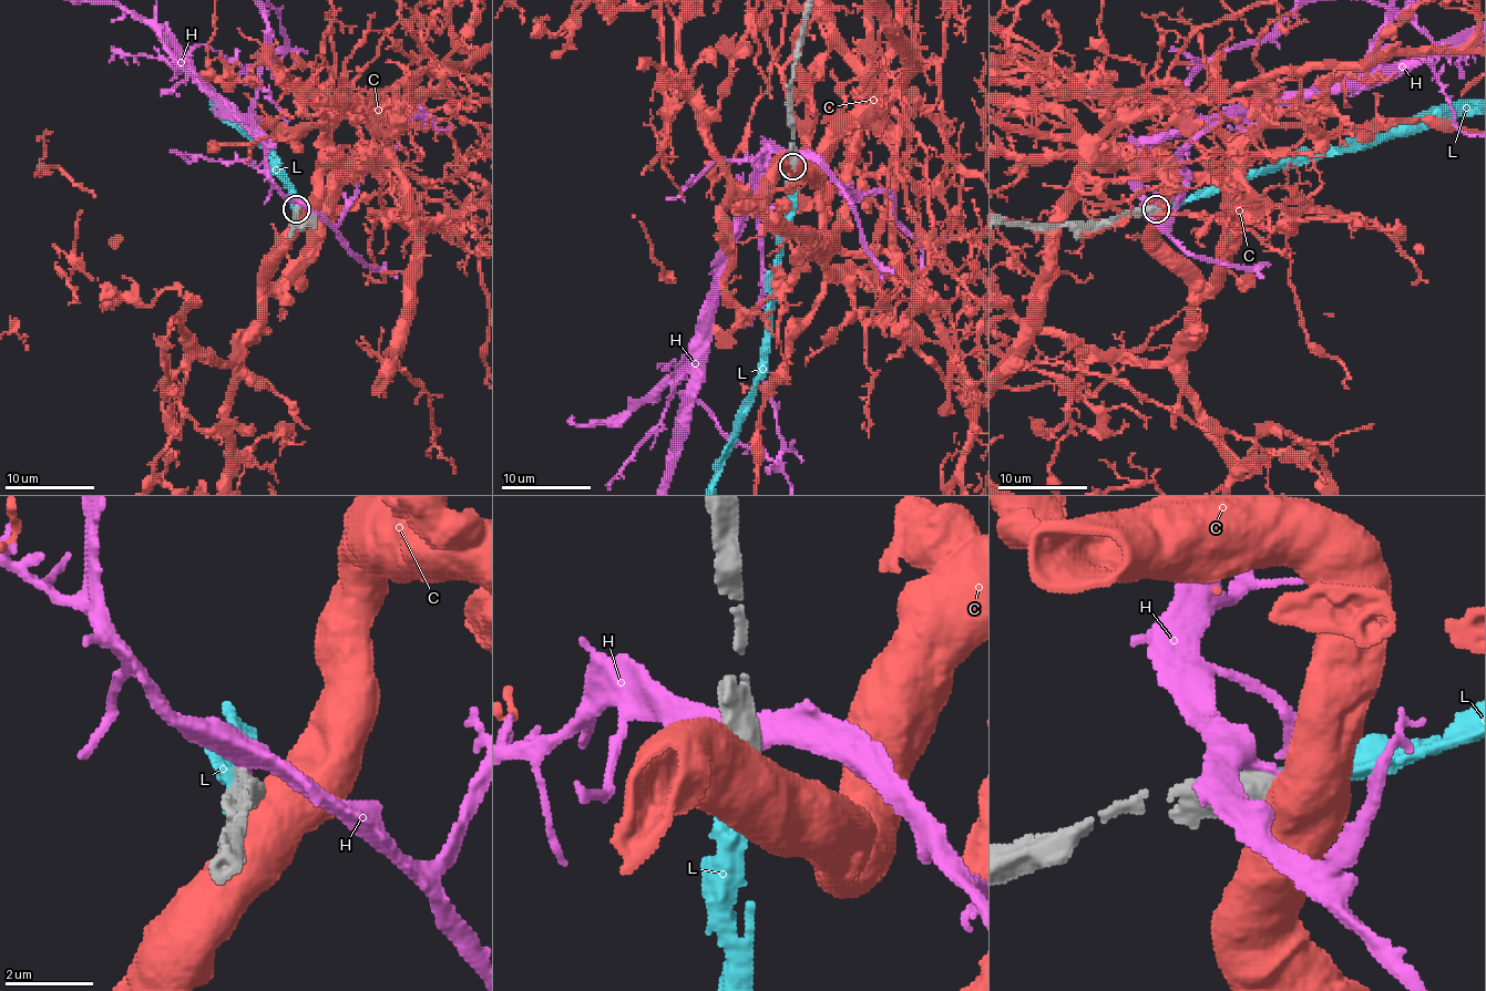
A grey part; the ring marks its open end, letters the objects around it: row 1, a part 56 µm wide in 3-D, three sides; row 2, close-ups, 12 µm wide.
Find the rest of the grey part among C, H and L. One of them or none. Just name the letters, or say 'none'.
L

